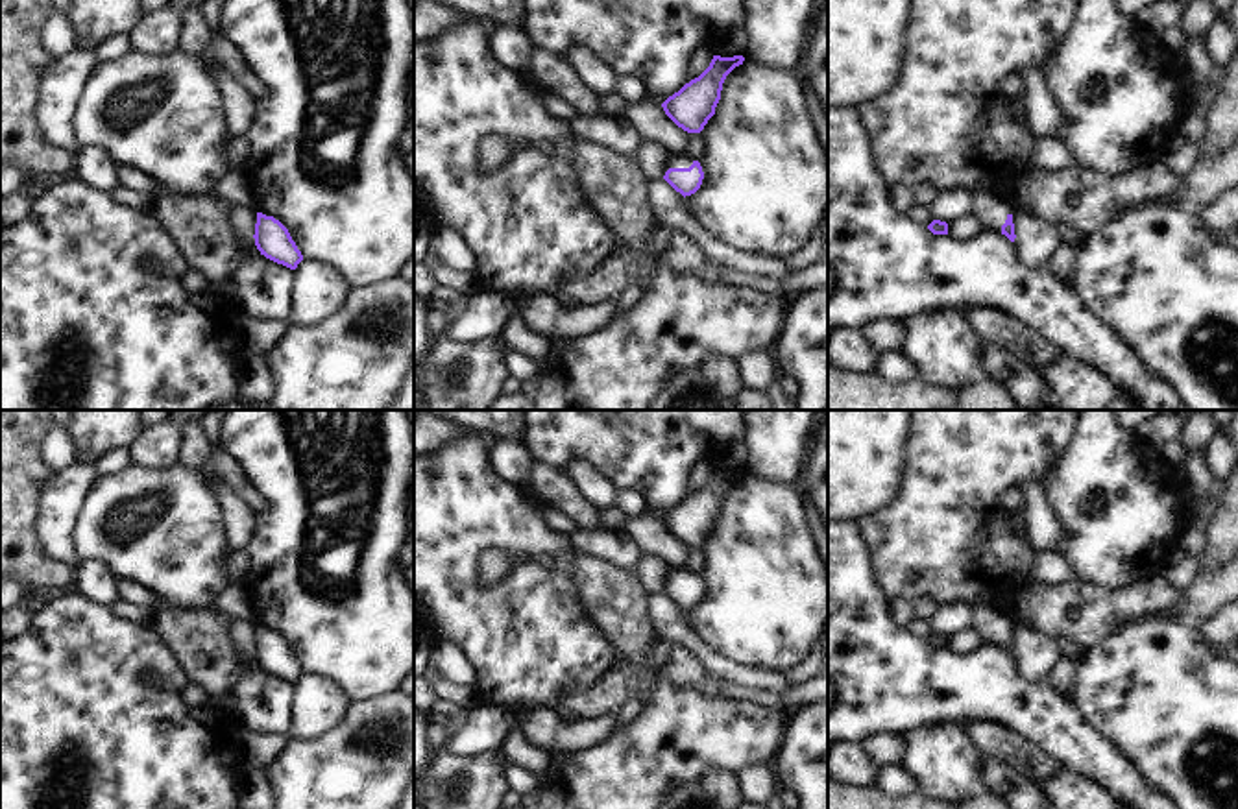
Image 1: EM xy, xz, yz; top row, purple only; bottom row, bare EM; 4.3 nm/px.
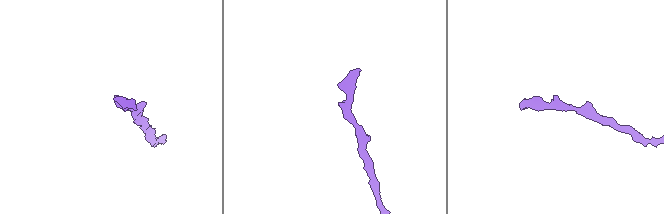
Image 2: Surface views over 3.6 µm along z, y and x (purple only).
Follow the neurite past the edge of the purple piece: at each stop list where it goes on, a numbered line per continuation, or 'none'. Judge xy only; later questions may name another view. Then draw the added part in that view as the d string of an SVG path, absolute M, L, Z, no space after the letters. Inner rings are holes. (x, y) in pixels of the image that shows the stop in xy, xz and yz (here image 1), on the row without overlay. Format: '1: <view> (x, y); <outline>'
none

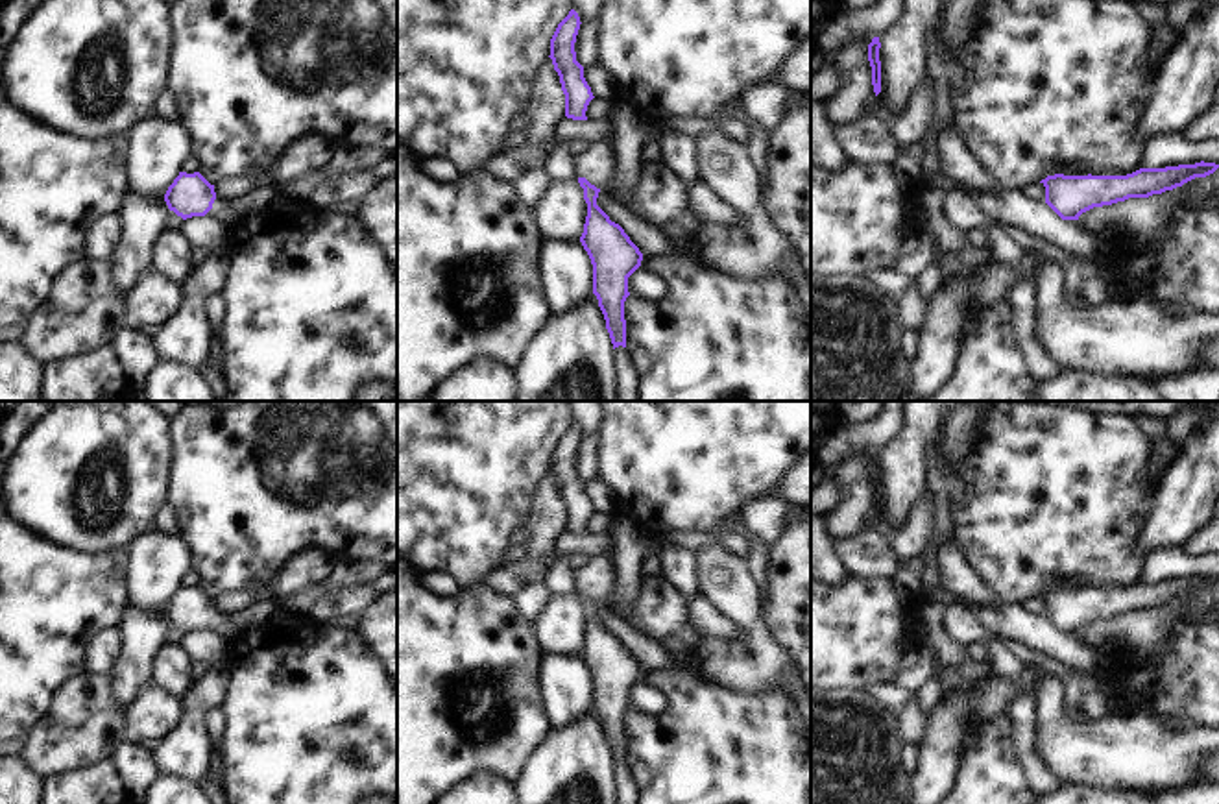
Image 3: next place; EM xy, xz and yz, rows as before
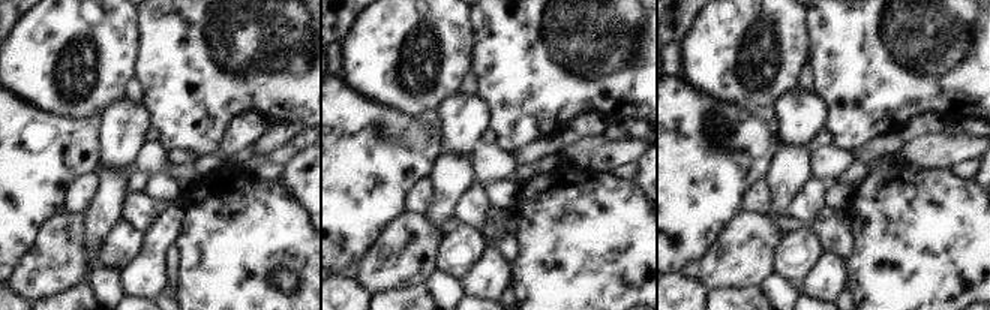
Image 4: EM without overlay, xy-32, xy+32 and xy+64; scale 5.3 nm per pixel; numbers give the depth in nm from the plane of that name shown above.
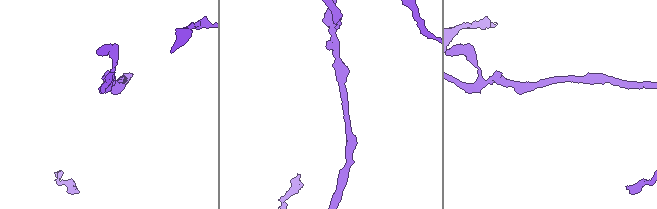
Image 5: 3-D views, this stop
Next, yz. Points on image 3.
none

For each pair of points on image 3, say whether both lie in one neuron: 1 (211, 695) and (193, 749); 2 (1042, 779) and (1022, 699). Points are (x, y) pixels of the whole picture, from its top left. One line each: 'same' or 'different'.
1: same
2: same

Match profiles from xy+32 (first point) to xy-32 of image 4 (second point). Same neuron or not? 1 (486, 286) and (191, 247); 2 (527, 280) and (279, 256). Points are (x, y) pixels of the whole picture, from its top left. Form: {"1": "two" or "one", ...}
{"1": "two", "2": "one"}

